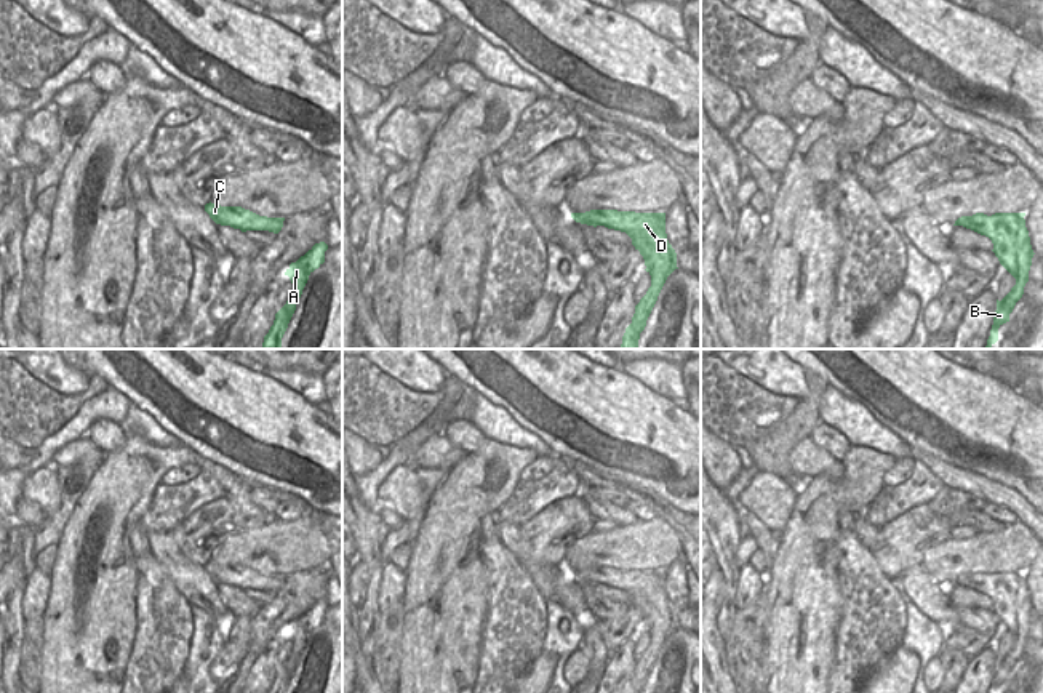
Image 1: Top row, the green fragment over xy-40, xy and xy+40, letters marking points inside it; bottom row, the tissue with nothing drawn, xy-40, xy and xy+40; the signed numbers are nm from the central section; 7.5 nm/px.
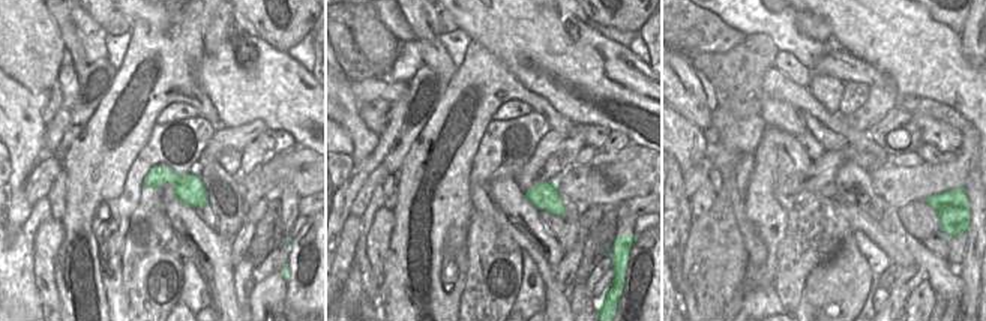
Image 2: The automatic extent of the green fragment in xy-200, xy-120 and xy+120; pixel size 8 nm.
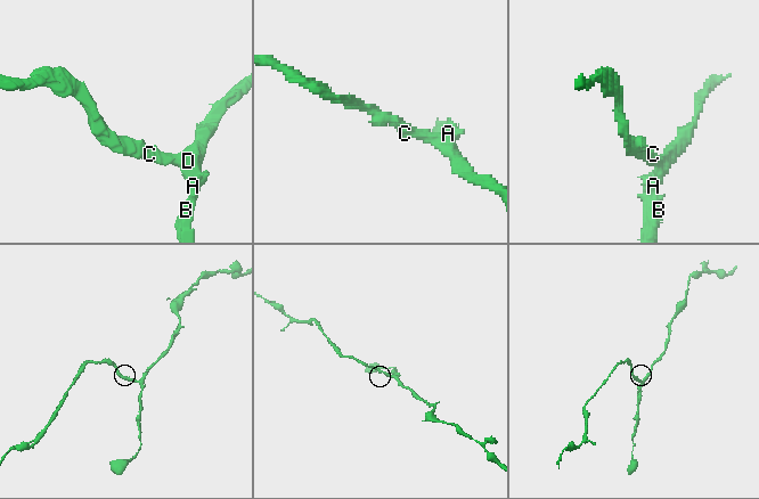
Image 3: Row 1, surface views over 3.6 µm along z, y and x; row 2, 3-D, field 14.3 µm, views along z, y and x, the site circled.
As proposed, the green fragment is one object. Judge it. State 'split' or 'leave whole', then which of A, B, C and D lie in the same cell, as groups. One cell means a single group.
leave whole; groups A B C D

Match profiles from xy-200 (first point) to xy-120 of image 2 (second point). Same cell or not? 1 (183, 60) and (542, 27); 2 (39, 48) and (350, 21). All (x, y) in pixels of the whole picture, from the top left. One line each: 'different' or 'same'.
1: different
2: same

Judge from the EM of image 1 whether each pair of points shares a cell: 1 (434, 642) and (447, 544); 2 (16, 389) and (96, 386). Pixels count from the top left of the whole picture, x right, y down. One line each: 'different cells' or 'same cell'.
1: same cell
2: same cell

